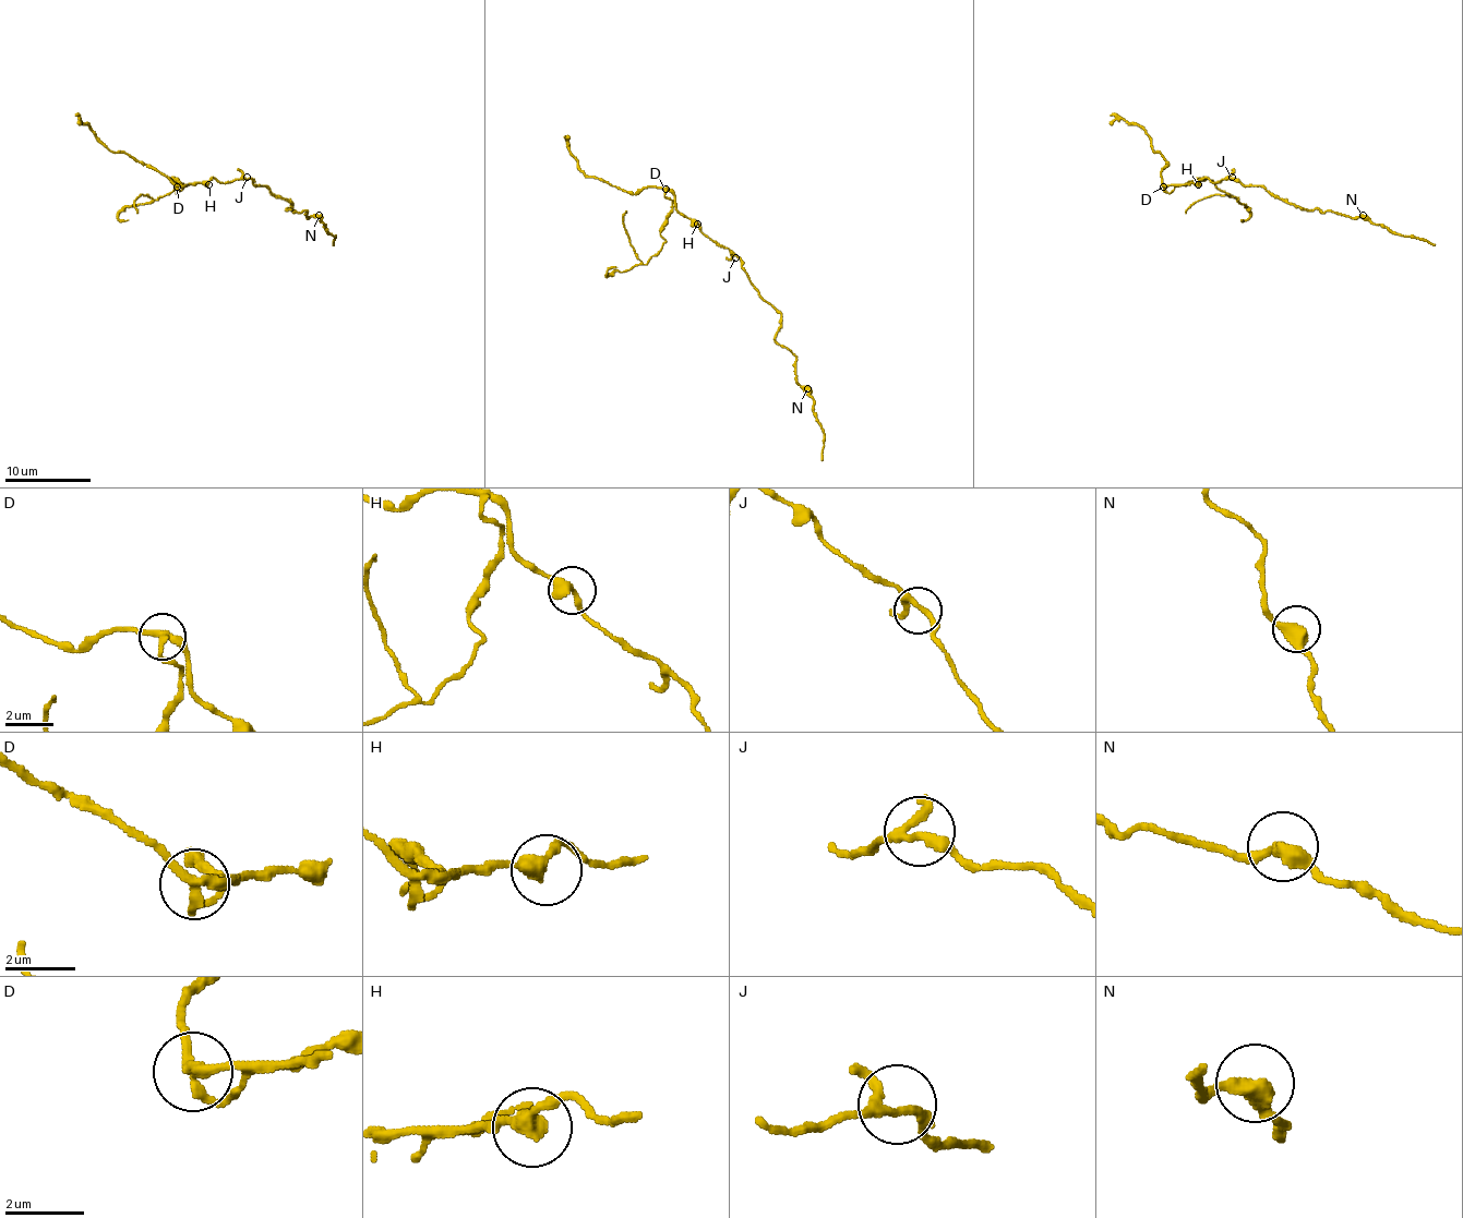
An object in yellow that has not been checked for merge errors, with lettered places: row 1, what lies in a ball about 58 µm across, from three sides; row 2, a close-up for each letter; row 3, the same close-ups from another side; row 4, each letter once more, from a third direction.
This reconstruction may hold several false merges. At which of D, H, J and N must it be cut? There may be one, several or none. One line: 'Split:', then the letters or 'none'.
Split: D

